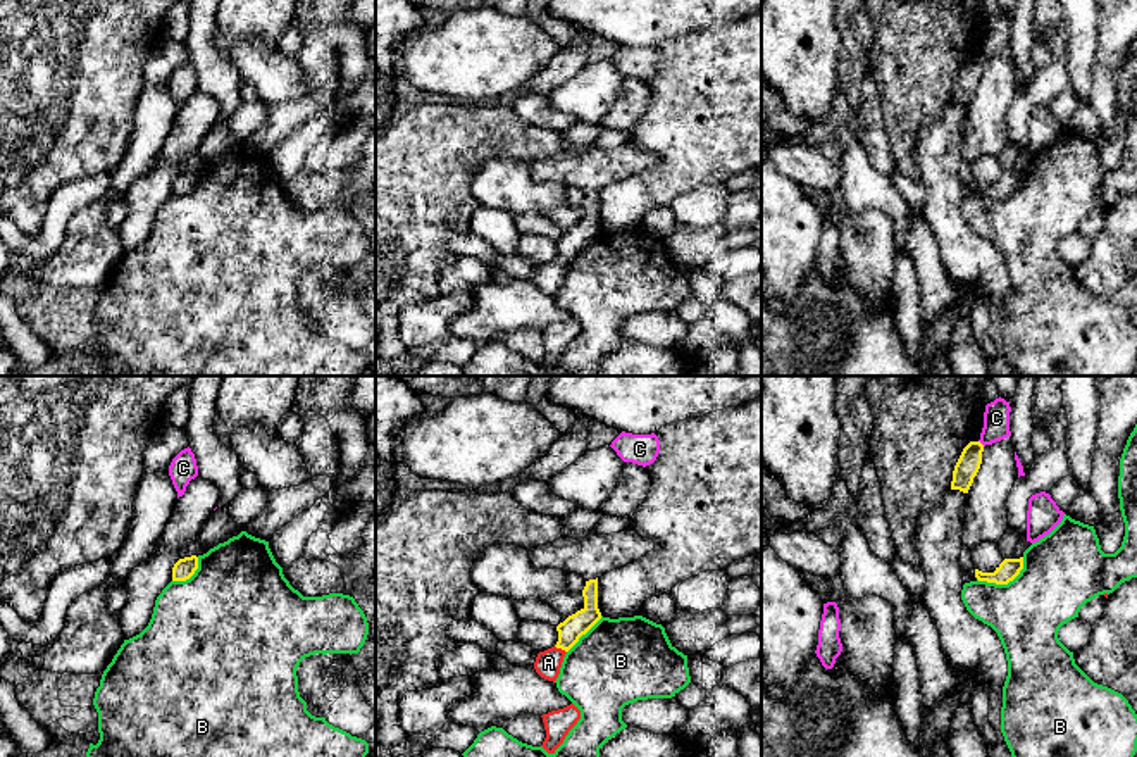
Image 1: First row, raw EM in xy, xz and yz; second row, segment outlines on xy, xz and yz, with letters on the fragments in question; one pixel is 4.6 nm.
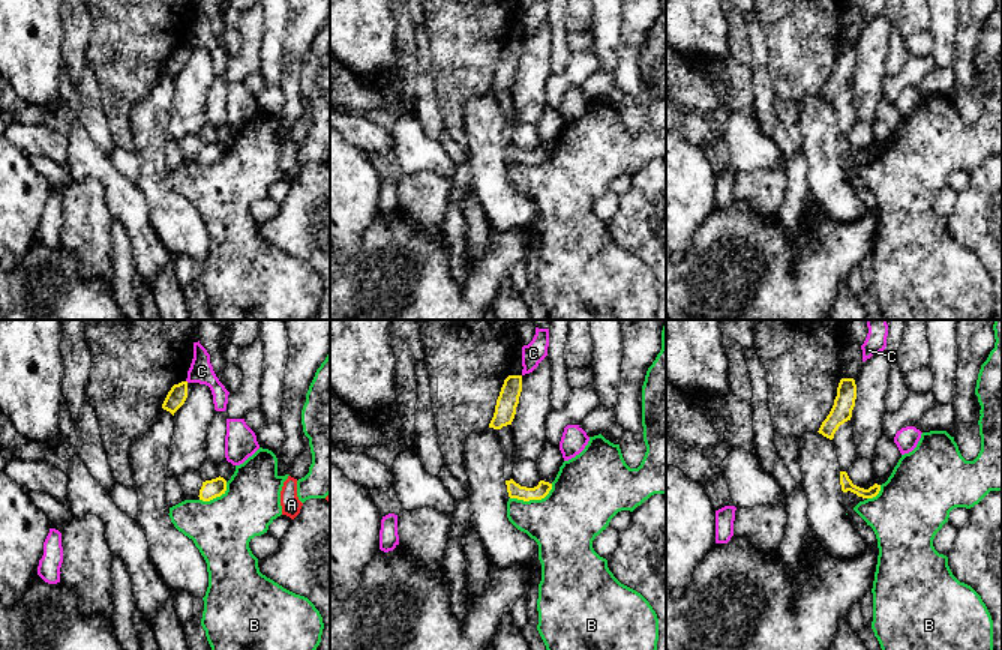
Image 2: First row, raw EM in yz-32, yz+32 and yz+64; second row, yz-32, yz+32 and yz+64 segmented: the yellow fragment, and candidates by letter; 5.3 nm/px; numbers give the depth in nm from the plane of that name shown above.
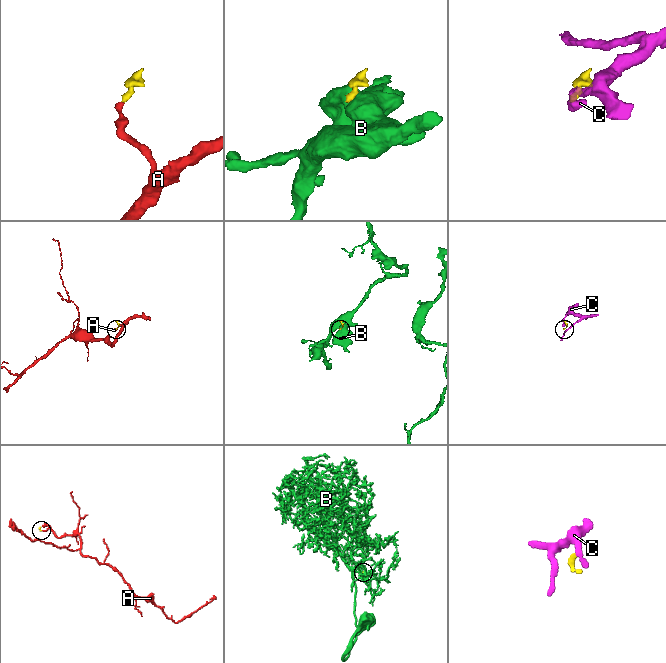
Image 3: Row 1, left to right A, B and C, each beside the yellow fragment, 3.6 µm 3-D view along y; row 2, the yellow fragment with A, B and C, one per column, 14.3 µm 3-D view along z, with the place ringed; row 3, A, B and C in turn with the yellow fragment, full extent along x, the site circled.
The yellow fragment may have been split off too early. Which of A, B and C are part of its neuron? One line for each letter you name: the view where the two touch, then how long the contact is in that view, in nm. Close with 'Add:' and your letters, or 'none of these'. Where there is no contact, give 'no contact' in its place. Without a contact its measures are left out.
A: xz | 70 nm
Add: A

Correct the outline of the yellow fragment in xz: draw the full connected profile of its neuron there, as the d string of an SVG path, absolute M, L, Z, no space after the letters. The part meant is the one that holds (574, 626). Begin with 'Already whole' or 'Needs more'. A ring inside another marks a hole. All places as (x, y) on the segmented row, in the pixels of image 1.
Needs more. M598 578L586 581L582 597L584 607L556 626L556 645L539 652L536 657L534 669L548 681L556 681L565 654L601 619L598 609Z

